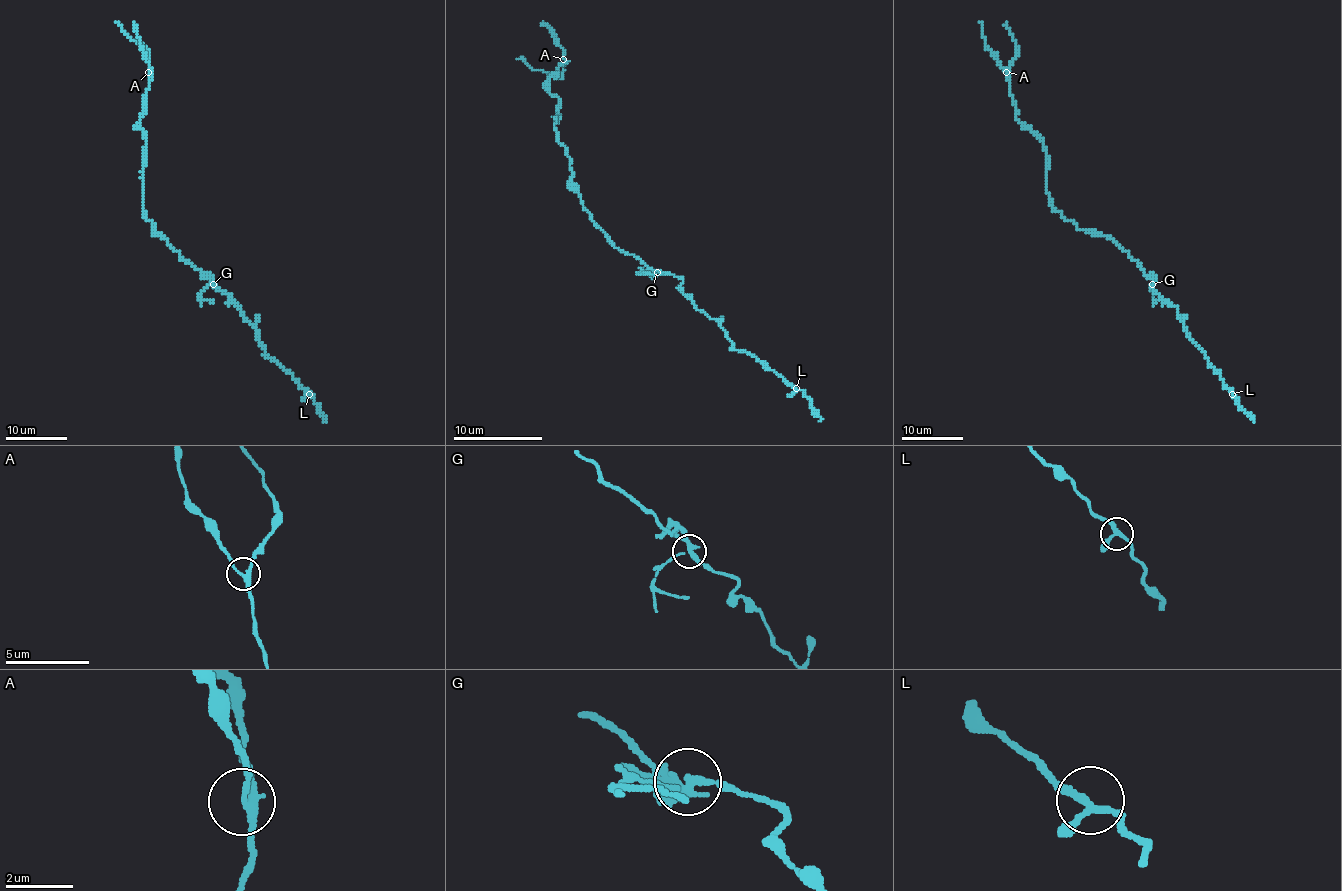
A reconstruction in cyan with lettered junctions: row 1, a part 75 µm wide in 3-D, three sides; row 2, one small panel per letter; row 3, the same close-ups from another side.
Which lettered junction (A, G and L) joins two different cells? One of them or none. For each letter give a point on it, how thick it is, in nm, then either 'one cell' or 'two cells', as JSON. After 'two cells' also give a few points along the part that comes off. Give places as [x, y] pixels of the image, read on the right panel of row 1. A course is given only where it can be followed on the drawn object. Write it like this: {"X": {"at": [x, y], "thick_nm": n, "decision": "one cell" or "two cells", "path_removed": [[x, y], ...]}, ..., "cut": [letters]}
{"A": {"at": [1006, 72], "thick_nm": 200, "decision": "one cell"}, "G": {"at": [1152, 284], "thick_nm": 220, "decision": "two cells", "path_removed": [[1152, 284], [1155, 302]]}, "L": {"at": [1232, 394], "thick_nm": 200, "decision": "one cell"}, "cut": ["G"]}

